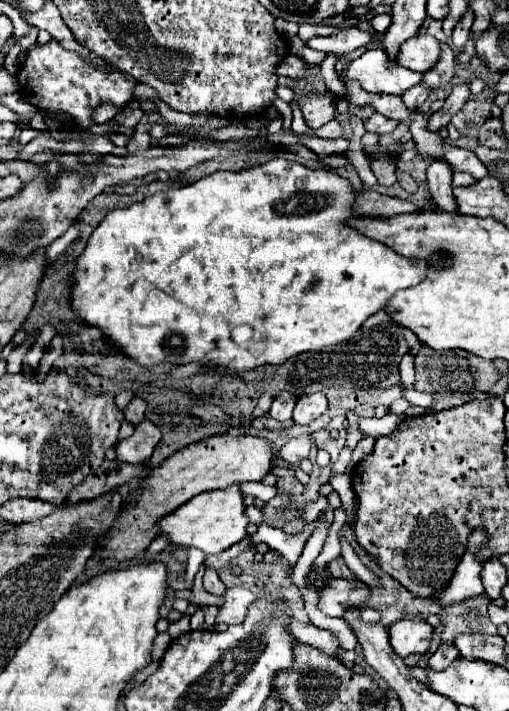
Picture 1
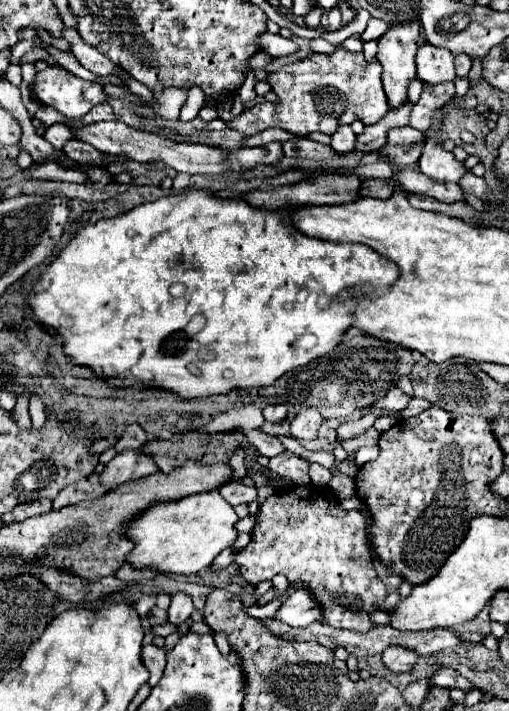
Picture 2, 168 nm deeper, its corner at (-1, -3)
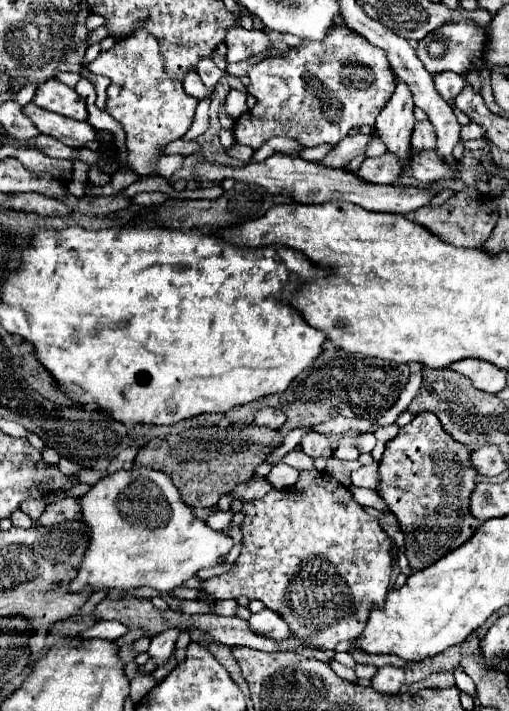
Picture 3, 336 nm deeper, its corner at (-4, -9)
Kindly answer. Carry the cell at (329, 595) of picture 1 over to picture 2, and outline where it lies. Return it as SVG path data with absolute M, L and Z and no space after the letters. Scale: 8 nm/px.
M299 589L287 597L287 601L281 603L275 619L291 625L291 627L305 627L313 621L319 621L319 605L315 605L315 597L307 593L307 589Z

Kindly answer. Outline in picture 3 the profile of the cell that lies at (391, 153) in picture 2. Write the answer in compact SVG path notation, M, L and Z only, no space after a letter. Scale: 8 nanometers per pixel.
M384 153L382 157L376 159L366 159L356 171L352 171L354 175L358 175L362 181L370 181L370 183L392 183L394 179L398 179L402 175L398 159L394 159L390 153Z

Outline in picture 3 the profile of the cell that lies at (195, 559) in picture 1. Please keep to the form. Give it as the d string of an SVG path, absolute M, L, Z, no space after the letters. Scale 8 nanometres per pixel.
M168 629L168 631L164 631L152 639L152 643L148 647L148 655L150 655L150 659L154 659L156 667L162 667L172 657L176 637L178 637L178 631Z

